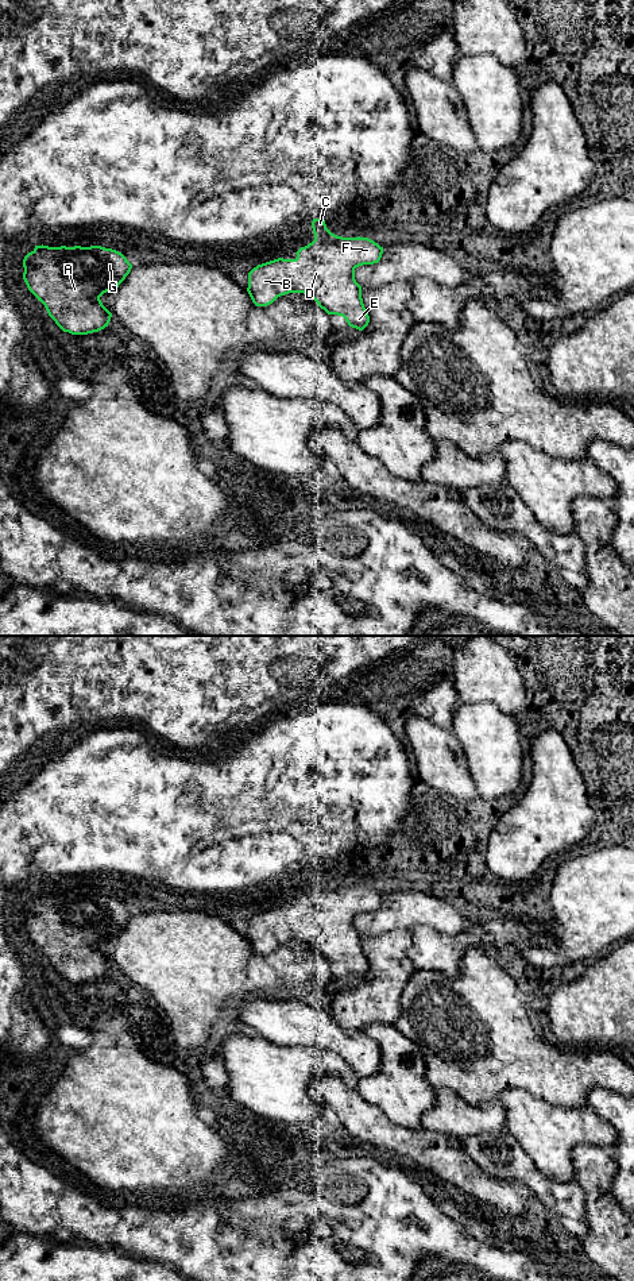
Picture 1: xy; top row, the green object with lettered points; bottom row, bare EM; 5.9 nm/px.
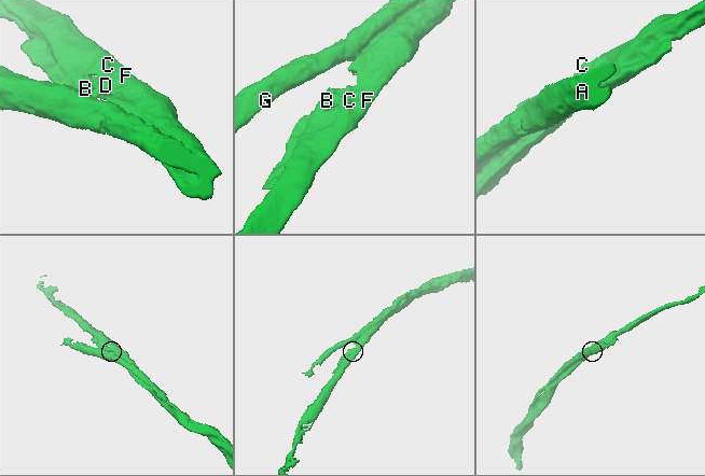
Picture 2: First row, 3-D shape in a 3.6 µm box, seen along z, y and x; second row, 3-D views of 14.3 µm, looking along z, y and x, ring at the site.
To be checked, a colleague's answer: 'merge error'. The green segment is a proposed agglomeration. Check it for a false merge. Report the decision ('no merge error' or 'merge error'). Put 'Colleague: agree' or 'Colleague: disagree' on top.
Colleague: disagree
no merge error

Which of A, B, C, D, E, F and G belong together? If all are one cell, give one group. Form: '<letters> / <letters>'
A B C D E F G

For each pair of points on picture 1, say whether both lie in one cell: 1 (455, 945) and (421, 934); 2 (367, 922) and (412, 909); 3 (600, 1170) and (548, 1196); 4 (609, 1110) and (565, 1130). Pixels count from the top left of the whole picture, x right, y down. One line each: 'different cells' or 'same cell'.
1: same cell
2: same cell
3: different cells
4: different cells

